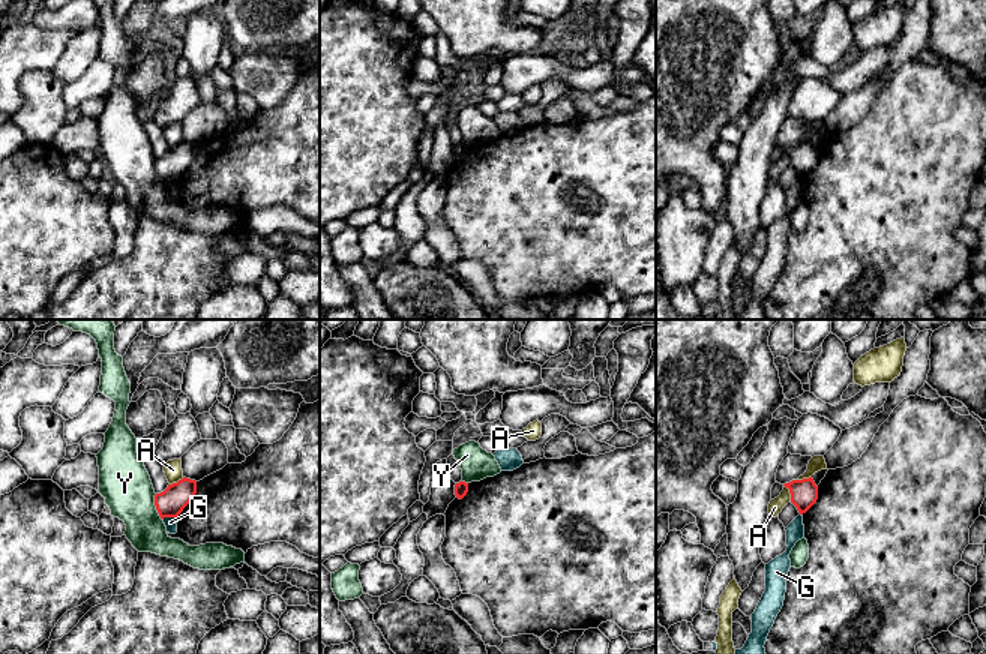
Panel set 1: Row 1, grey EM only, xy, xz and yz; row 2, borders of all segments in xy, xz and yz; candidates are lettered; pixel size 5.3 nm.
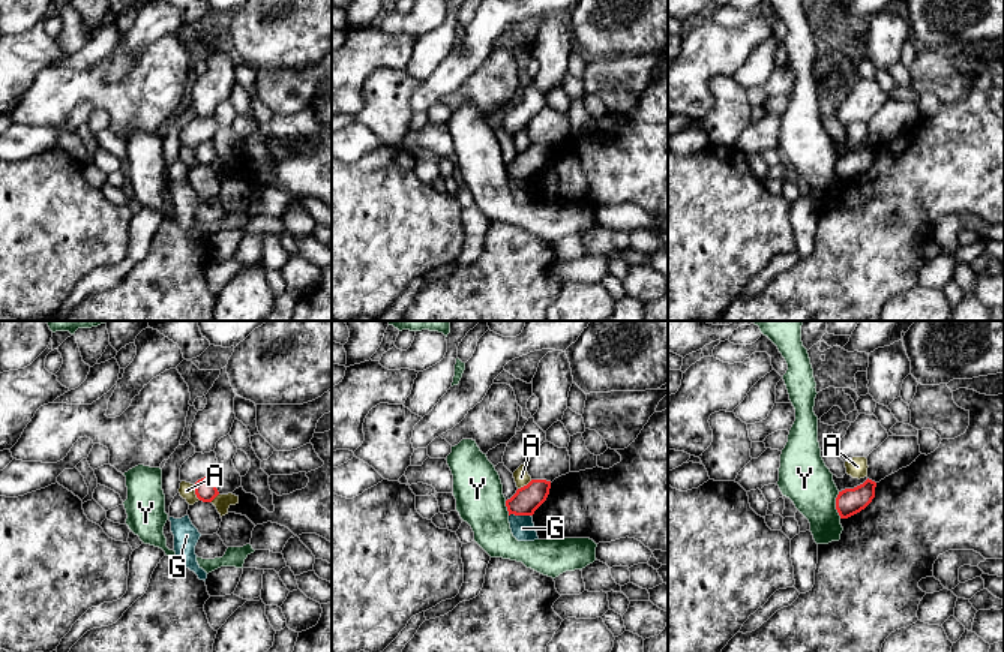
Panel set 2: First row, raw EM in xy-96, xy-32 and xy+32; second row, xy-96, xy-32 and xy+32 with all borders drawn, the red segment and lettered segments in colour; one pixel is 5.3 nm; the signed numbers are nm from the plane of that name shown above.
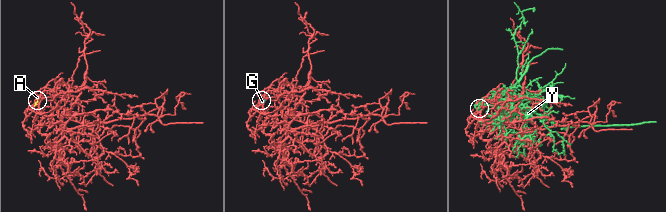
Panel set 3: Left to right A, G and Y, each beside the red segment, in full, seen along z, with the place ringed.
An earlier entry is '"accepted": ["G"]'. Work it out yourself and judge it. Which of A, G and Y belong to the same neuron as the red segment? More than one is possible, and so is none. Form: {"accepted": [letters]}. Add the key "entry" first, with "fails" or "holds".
{"entry": "fails", "accepted": []}

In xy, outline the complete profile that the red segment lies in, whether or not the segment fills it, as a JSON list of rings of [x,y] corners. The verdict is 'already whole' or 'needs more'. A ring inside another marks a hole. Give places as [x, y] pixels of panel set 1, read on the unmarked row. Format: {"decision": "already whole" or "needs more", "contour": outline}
{"decision": "already whole", "contour": [[[183,141],[177,147],[155,159],[155,170],[161,180],[177,182],[197,158],[197,146]]]}

